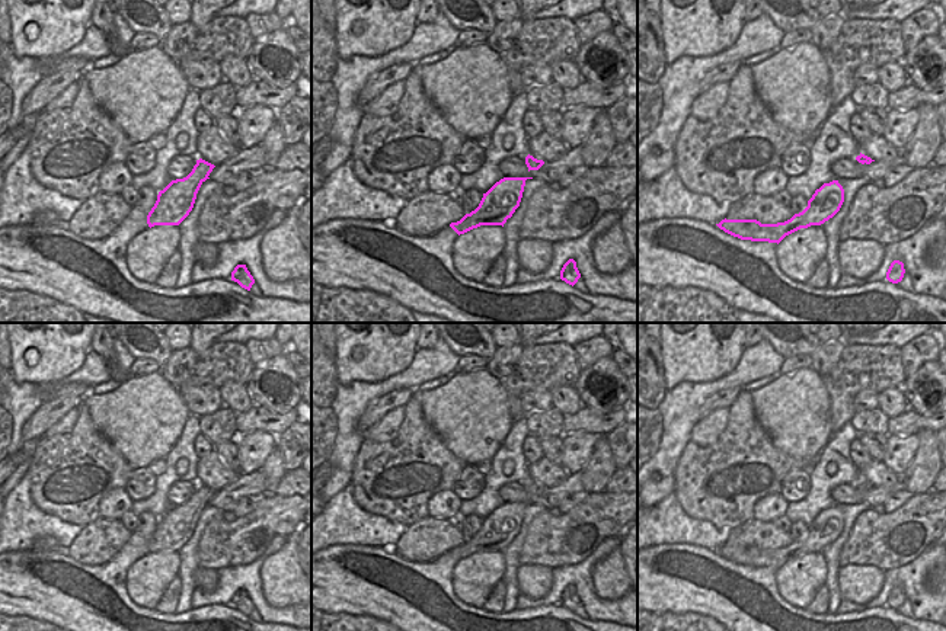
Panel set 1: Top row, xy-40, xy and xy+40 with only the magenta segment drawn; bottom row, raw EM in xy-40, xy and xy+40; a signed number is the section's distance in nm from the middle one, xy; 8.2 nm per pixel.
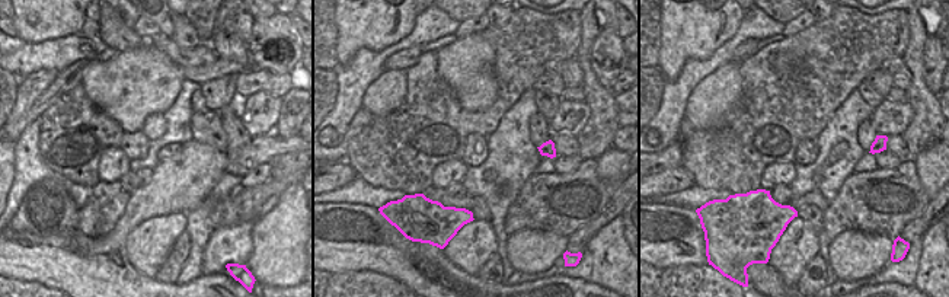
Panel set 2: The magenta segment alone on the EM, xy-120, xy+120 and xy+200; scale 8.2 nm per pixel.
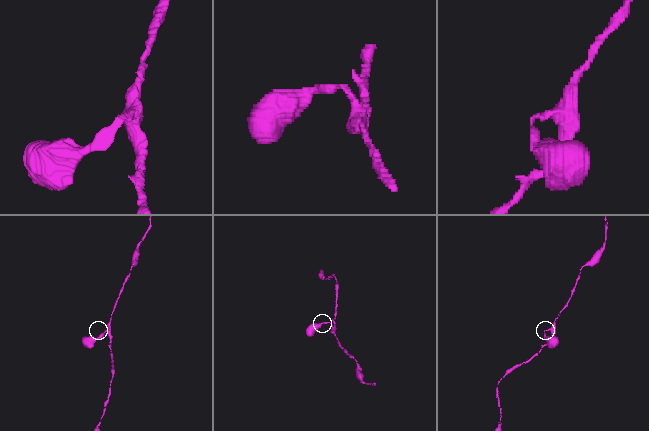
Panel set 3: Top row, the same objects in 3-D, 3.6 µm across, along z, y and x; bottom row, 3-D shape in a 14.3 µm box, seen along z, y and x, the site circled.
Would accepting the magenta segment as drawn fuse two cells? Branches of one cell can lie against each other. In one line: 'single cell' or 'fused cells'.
single cell

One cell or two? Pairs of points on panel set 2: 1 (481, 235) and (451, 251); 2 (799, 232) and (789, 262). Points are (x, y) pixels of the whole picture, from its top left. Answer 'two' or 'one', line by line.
1: one
2: one

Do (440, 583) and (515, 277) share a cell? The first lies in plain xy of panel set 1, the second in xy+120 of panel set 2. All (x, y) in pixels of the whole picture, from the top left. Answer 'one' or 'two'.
two

